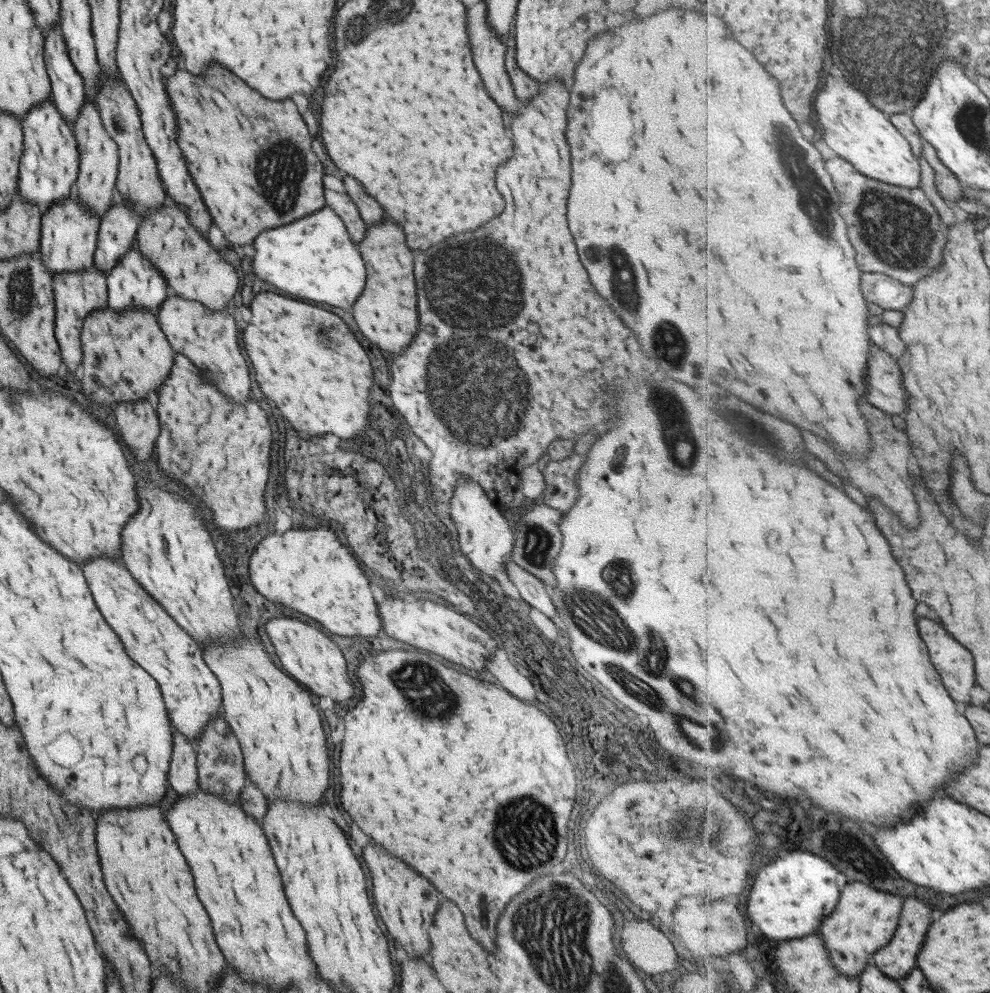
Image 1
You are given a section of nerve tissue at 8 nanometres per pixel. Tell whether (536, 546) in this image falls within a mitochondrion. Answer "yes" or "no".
yes

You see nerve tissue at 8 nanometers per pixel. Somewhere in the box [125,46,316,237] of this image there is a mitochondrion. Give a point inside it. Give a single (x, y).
(283, 155)

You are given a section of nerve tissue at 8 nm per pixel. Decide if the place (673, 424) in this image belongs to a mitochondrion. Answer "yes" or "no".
yes

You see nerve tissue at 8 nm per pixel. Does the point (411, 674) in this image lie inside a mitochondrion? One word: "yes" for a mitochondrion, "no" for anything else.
yes

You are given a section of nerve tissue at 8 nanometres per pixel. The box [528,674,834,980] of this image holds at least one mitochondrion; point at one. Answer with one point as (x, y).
(692, 827)

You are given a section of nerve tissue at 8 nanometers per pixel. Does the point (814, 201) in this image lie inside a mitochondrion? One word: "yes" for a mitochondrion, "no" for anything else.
yes

